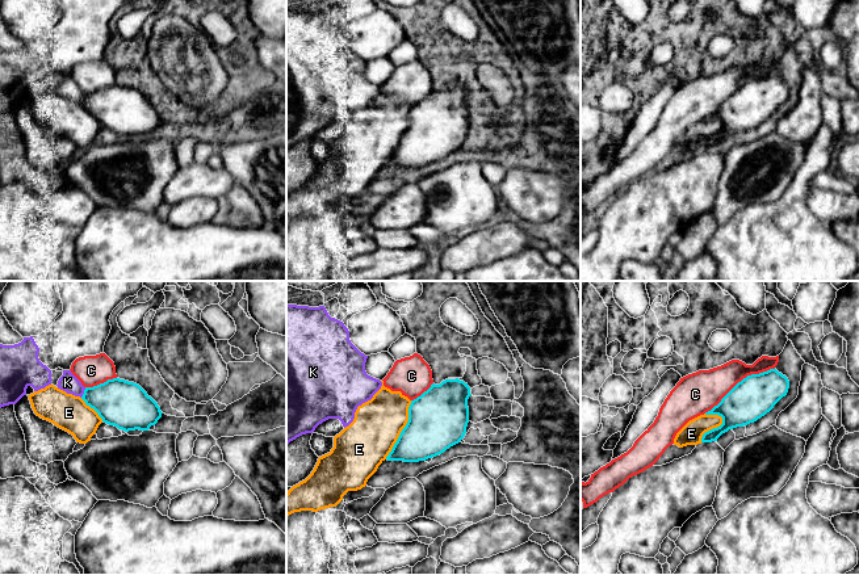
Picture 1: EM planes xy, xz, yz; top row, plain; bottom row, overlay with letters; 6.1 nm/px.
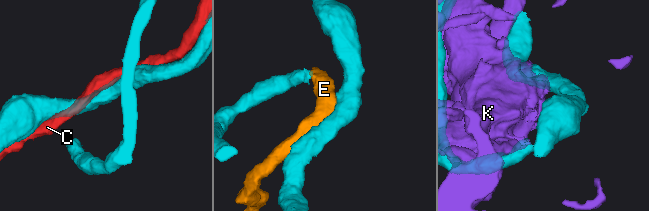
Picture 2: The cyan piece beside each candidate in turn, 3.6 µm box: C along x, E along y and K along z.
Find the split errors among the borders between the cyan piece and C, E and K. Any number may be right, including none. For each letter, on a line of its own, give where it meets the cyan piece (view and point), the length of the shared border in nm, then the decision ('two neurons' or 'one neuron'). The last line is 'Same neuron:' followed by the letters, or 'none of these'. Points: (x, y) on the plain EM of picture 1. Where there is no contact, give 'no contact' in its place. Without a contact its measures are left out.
C: contact yz (738, 88); length 500 nm; two neurons
E: contact xz (402, 135); length 400 nm; one neuron
K: contact xy (84, 99); length 70 nm; two neurons
Same neuron: E

